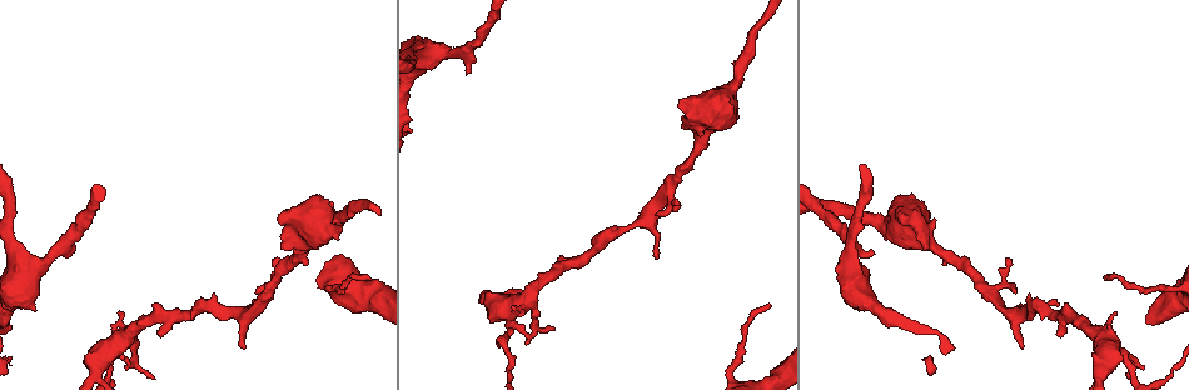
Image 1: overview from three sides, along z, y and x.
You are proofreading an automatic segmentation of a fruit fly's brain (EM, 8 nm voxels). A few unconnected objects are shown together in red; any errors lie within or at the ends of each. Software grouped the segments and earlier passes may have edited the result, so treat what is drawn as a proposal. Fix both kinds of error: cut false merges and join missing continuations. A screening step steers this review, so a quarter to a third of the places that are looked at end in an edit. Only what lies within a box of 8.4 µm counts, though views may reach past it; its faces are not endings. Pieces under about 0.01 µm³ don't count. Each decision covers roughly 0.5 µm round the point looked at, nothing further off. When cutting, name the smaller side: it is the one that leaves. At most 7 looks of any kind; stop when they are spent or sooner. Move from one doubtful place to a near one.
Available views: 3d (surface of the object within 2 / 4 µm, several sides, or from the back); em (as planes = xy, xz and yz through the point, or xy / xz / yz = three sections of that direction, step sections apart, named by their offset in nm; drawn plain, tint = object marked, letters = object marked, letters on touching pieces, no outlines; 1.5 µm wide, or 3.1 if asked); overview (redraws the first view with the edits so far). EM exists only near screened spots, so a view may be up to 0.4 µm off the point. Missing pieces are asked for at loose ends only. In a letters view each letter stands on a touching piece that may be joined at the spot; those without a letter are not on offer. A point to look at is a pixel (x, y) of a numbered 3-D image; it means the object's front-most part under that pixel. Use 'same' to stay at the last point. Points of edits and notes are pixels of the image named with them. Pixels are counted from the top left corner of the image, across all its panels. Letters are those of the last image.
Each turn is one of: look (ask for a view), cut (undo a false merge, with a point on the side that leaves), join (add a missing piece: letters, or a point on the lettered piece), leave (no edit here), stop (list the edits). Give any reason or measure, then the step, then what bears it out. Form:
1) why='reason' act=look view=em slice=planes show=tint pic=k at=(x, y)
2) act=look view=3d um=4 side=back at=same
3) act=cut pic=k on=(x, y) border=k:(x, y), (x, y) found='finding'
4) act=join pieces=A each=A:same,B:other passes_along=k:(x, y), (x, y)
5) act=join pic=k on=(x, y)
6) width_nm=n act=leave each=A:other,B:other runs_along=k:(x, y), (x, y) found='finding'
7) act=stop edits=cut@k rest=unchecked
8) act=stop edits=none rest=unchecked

why='thin end' act=look view=em slice=planes show=tint pic=1 at=(1105, 277)

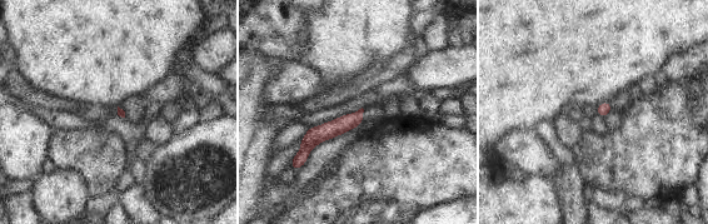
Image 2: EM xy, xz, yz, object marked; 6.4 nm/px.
act=look view=em slice=planes show=letters at=same

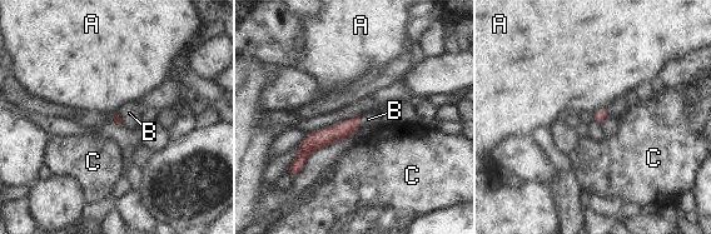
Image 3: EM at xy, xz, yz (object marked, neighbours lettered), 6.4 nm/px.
act=join pieces=B each=A:other,B:same,C:other passes_along=3:(324, 137), (359, 122), (368, 119) found='the neuron continues'

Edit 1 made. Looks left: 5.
why='redraw' act=look view=overview

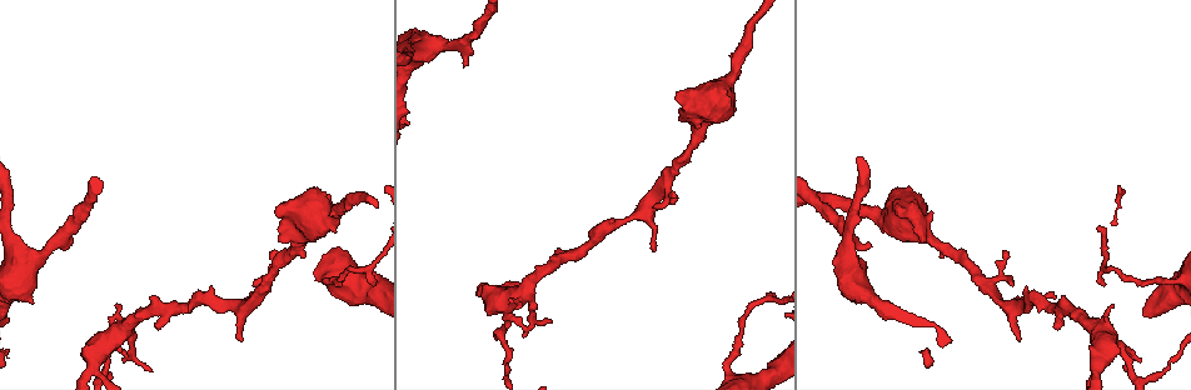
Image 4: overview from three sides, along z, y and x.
why='sudden change in width' act=look view=3d um=4 pic=4 at=(726, 367)

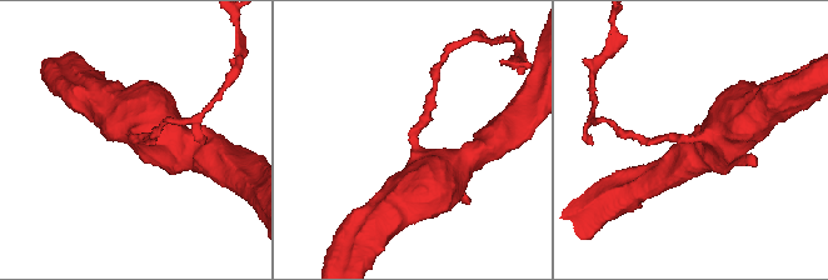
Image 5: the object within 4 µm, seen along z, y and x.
act=look view=em slice=yz step=4 show=tint pic=5 at=(694, 137)

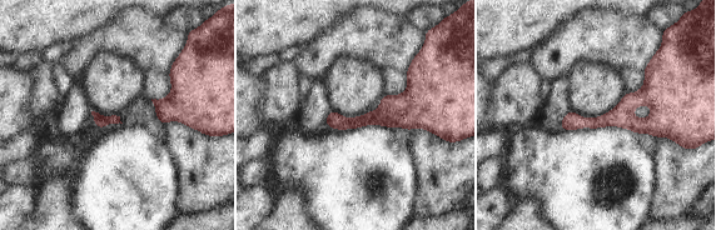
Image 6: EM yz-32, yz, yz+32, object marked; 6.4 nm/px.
act=look view=em slice=planes show=letters at=same

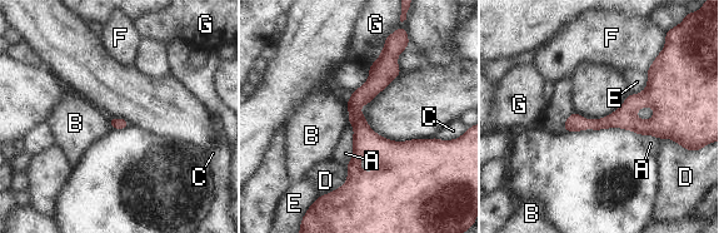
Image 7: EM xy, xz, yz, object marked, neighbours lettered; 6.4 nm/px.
act=leave each=A:other,B:other,C:other,D:other,E:other,F:other,G:other runs_along=7:(385, 51), (355, 103), (353, 197) found='one neuron here'

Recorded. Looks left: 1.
act=stop edits=join@3 rest=unchecked

